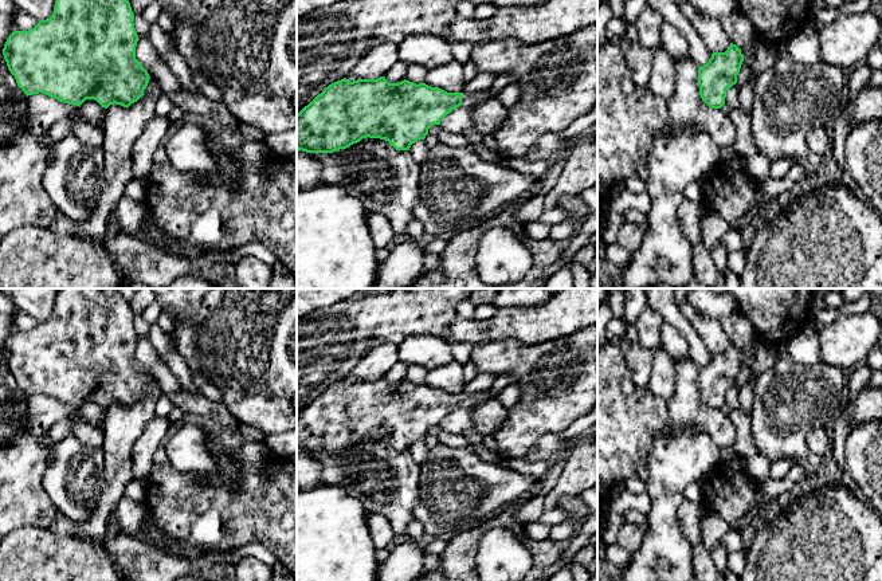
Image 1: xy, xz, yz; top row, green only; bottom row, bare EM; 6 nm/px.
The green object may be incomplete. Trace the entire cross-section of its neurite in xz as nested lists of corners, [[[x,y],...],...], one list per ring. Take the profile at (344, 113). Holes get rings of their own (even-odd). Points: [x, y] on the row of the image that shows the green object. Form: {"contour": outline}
{"contour": [[[385,76],[353,82],[344,78],[325,87],[297,114],[297,149],[306,153],[333,153],[369,137],[387,140],[396,150],[409,150],[412,144],[426,138],[431,126],[440,125],[440,121],[460,105],[474,109],[485,101],[497,98],[497,94],[447,93],[405,79],[389,83]]]}

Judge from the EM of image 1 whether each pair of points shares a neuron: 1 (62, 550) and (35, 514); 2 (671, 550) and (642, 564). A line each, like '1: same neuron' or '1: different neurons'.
1: different neurons
2: same neuron

